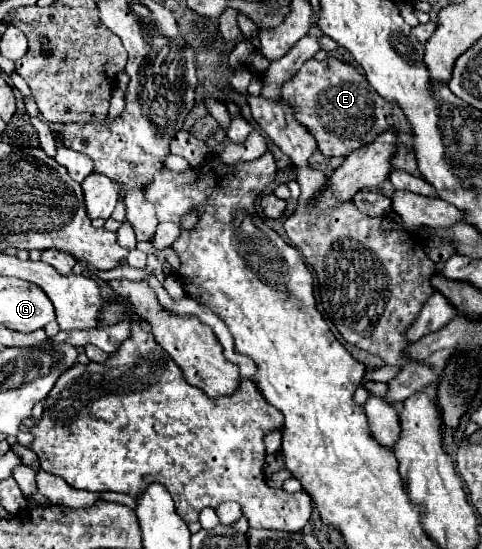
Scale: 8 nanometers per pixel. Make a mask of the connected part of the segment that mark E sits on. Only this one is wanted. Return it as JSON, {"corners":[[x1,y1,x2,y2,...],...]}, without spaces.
{"corners":[[326,57,324,61,308,59,302,69,282,85,280,101,288,103,294,111,294,117,308,127,308,131,318,141,322,155,330,157,348,157,360,145,372,143,374,137,388,129,396,127,400,131,400,147,392,159,396,169,406,169,408,173,422,177,416,165,414,153,414,135,410,133,410,123,402,107,394,101,386,101,378,91,370,87,366,77,358,73,350,63,342,63,336,57]]}

